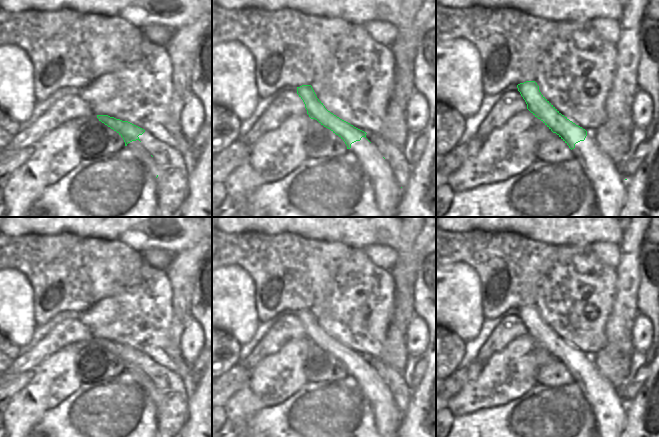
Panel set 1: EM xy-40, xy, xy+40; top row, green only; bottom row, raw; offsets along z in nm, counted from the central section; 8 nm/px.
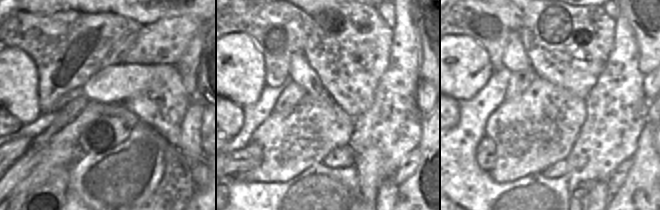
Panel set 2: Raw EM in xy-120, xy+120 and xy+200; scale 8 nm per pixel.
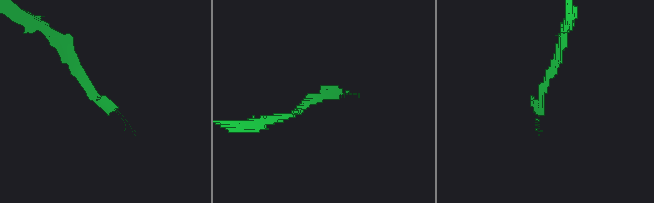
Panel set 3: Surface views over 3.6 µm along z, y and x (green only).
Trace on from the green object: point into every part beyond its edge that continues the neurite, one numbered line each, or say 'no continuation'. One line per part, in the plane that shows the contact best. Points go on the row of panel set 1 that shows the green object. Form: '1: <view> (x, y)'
1: xy (388, 193)

